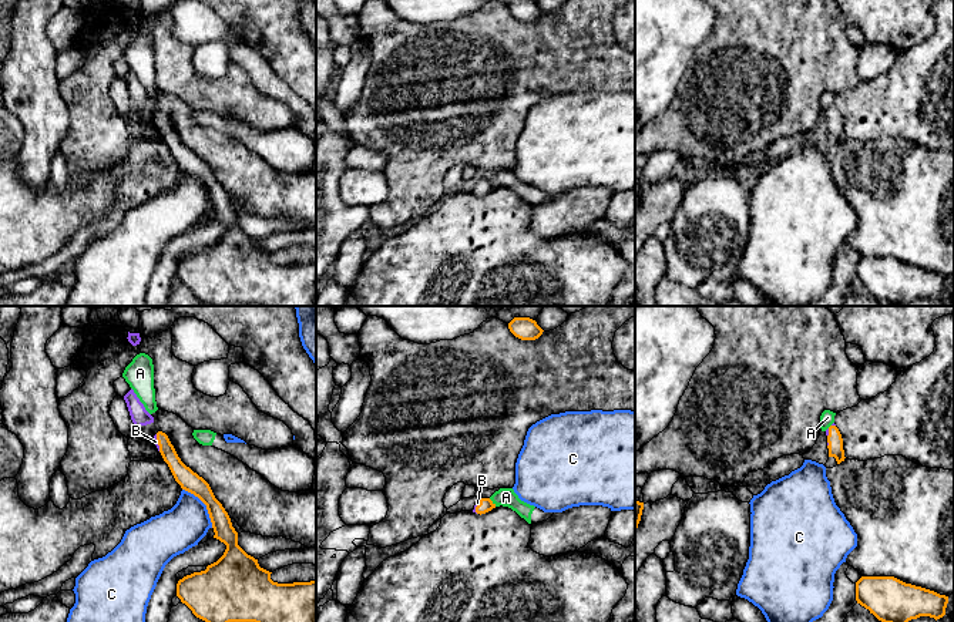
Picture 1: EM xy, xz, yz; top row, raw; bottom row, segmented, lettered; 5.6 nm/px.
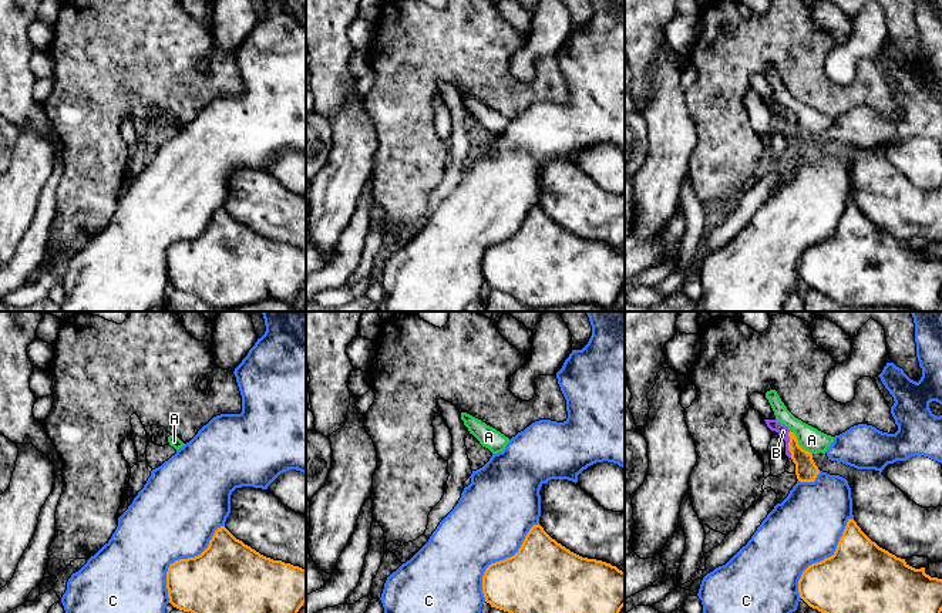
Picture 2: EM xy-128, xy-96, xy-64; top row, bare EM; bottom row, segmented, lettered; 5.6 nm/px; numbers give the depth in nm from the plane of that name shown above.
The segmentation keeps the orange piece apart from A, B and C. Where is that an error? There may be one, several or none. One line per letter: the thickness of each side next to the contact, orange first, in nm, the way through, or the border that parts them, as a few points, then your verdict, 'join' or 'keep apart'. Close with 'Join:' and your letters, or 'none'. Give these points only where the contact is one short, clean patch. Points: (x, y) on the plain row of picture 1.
A: calibres 80 and 110 nm; border xz (489, 180), (496, 187); keep apart
B: calibres 110 and 20 nm; way xy (184, 157), (158, 124), (155, 123); join
C: calibres 120 and 260 nm; keep apart
Join: B

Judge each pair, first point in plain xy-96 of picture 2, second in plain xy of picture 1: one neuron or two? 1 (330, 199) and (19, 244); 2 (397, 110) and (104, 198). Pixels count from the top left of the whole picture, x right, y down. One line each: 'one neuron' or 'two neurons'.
1: two neurons
2: two neurons

